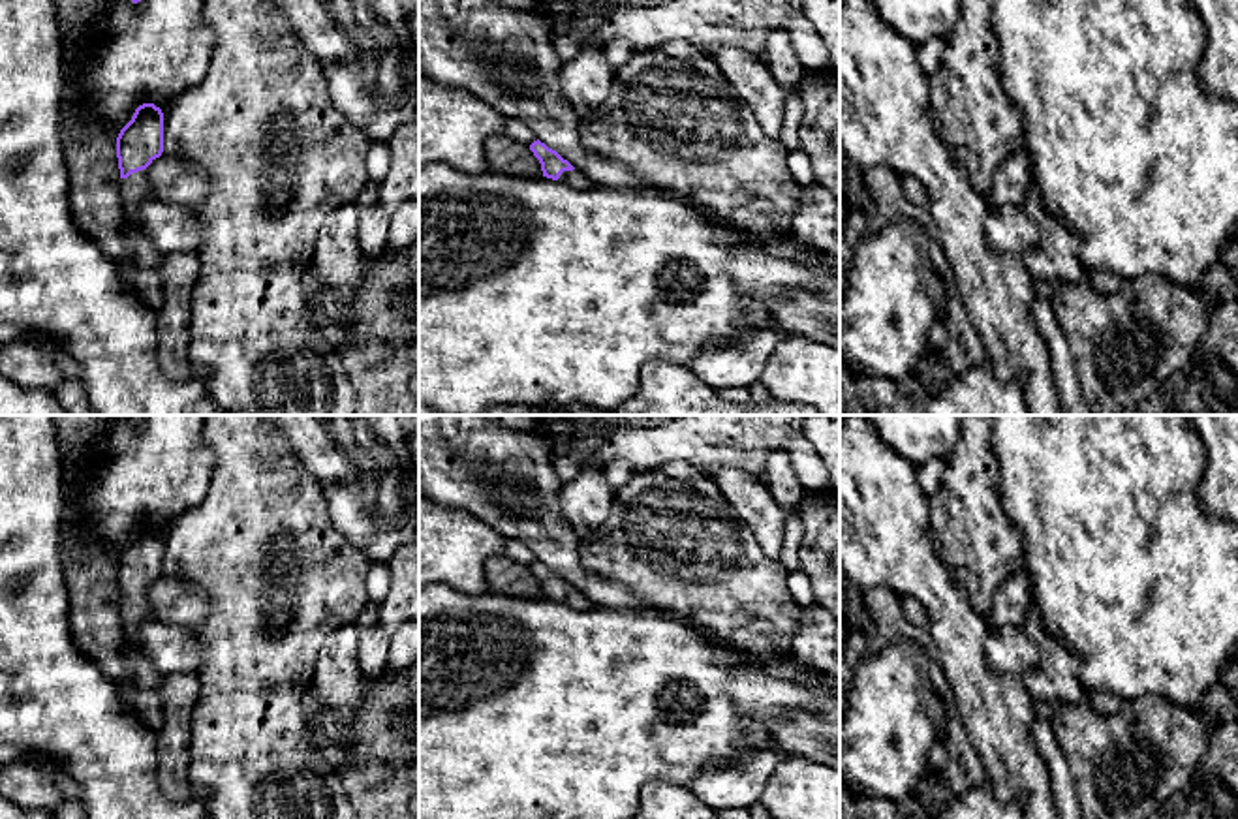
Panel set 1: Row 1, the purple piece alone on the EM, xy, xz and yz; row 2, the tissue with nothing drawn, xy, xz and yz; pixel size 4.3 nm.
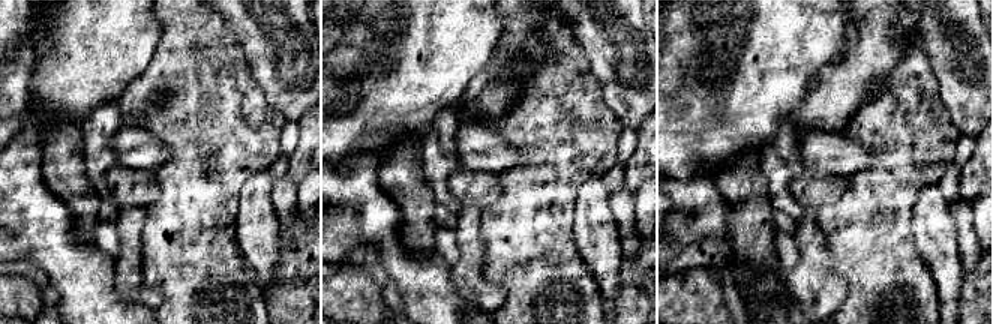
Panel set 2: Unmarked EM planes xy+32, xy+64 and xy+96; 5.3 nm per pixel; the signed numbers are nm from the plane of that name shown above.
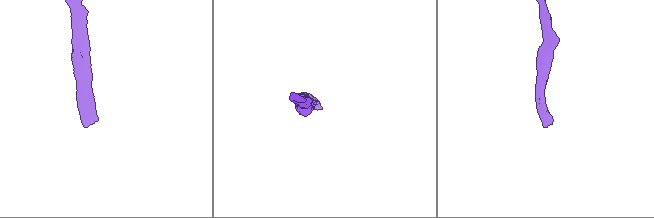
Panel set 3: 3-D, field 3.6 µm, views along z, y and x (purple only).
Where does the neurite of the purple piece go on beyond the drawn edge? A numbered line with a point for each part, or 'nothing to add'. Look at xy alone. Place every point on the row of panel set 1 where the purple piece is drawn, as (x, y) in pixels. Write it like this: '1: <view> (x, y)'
1: xy (136, 190)

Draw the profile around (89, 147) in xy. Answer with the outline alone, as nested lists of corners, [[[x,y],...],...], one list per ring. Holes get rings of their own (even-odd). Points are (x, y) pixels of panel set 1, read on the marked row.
[[[79,100],[62,107],[62,154],[70,175],[70,207],[81,231],[120,265],[126,286],[137,272],[133,246],[124,235],[116,137],[103,120],[90,118]]]

